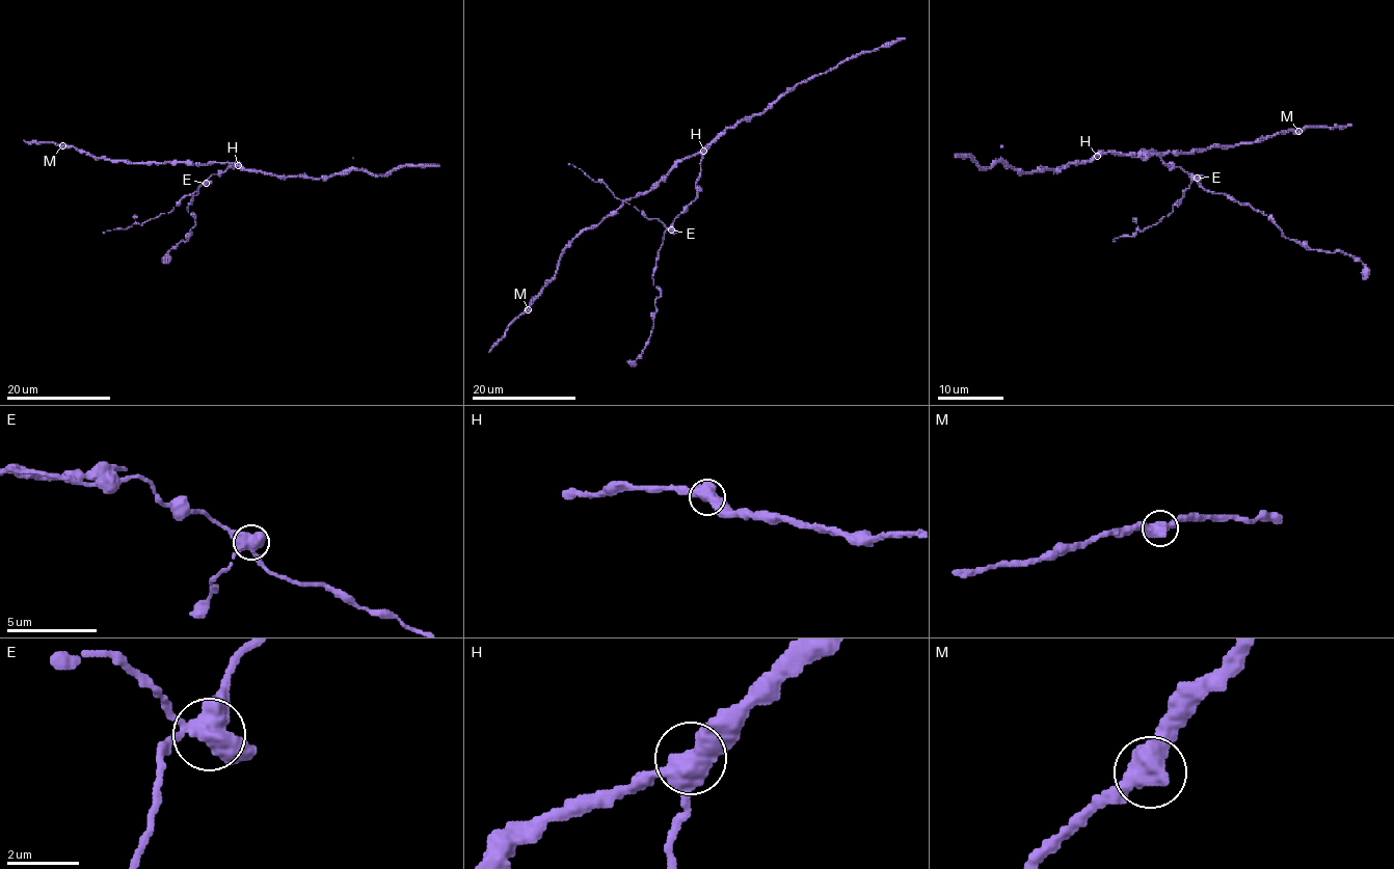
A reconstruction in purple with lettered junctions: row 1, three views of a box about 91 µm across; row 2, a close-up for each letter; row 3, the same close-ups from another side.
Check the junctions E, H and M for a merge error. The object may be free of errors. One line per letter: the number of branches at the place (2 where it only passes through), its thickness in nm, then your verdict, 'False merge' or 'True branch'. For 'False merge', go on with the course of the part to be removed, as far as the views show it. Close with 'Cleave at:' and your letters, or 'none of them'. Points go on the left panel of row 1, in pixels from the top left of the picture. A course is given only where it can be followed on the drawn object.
E: Branches: 4. Thickness 500 nm. False merge. Course of the part to remove: (205, 184), (190, 195), (185, 195), (168, 214), (160, 214), (141, 225), (133, 224), (125, 229), (103, 233)
H: Branches: 4. Thickness 400 nm. True branch
M: Branches: 2. Thickness 550 nm. True branch
Cleave at: E

